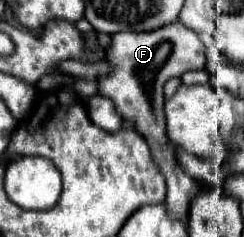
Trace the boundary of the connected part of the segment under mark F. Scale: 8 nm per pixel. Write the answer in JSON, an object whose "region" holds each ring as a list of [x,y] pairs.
{"region":[[[183,23],[169,25],[167,29],[157,29],[155,33],[117,33],[113,35],[113,45],[107,55],[113,65],[113,73],[99,79],[99,93],[115,99],[119,103],[119,113],[125,121],[133,121],[137,131],[147,139],[151,153],[165,175],[167,197],[165,205],[175,219],[187,221],[187,209],[193,191],[199,191],[197,183],[179,167],[173,149],[165,137],[165,113],[163,113],[163,85],[171,77],[179,77],[185,71],[205,67],[205,45],[199,41],[197,33],[187,29]]]}

